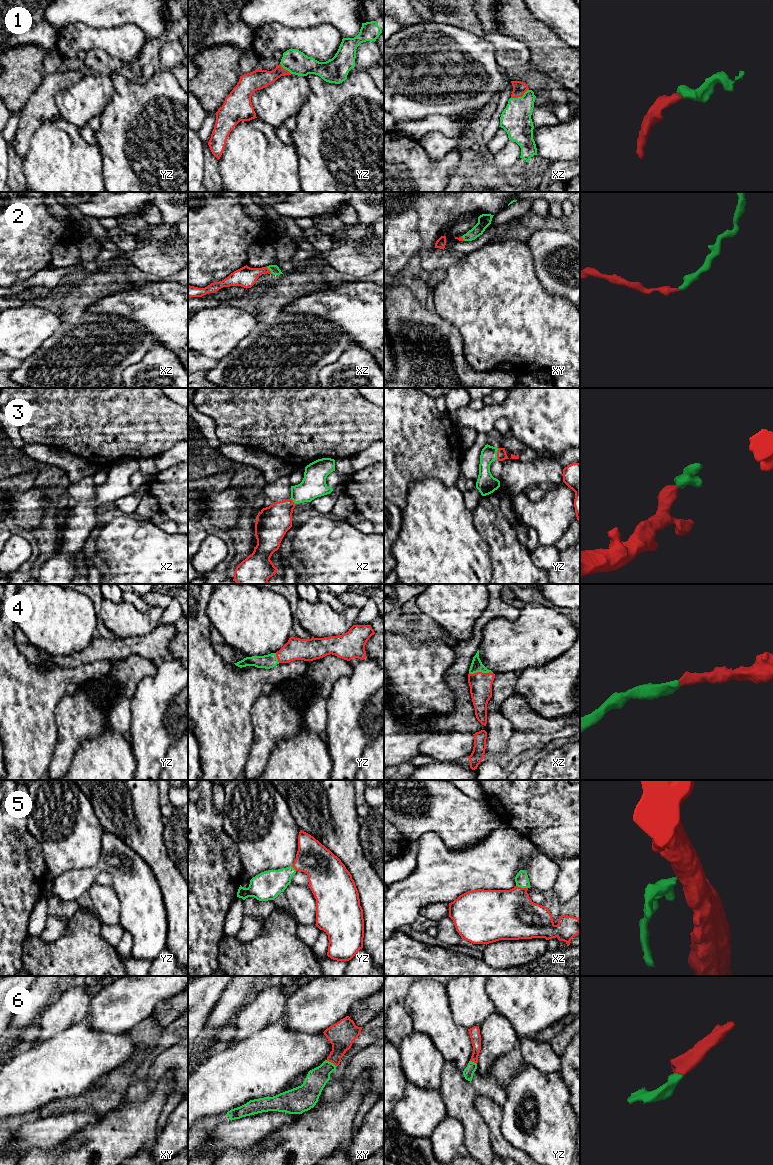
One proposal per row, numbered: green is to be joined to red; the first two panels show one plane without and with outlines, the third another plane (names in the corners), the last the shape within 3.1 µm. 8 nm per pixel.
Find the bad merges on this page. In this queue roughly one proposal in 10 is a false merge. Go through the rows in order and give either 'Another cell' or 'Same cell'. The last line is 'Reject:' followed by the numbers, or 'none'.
1: Same cell
2: Same cell
3: Same cell
4: Same cell
5: Same cell
6: Same cell
Reject: none

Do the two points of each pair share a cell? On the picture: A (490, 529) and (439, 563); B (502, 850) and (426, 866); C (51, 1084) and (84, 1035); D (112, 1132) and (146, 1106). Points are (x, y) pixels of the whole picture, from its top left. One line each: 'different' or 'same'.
A: different
B: same
C: same
D: same

